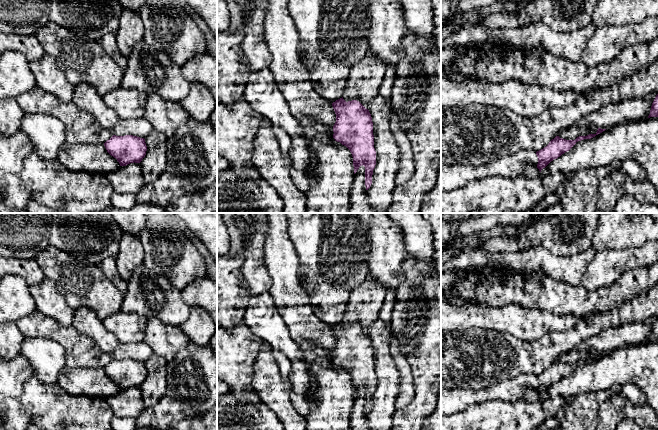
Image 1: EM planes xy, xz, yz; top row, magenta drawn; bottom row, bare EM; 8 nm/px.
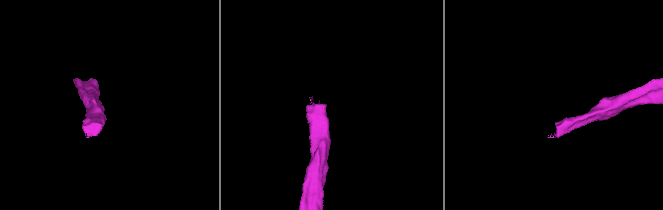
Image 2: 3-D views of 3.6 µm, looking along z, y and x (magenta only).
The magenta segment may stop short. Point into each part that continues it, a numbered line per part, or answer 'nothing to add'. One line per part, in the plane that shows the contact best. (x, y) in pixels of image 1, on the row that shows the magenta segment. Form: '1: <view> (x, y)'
1: yz (455, 176)

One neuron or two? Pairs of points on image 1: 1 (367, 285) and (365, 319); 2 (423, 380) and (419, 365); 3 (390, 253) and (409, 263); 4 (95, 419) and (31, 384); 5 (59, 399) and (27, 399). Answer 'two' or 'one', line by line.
1: one
2: one
3: two
4: one
5: one

